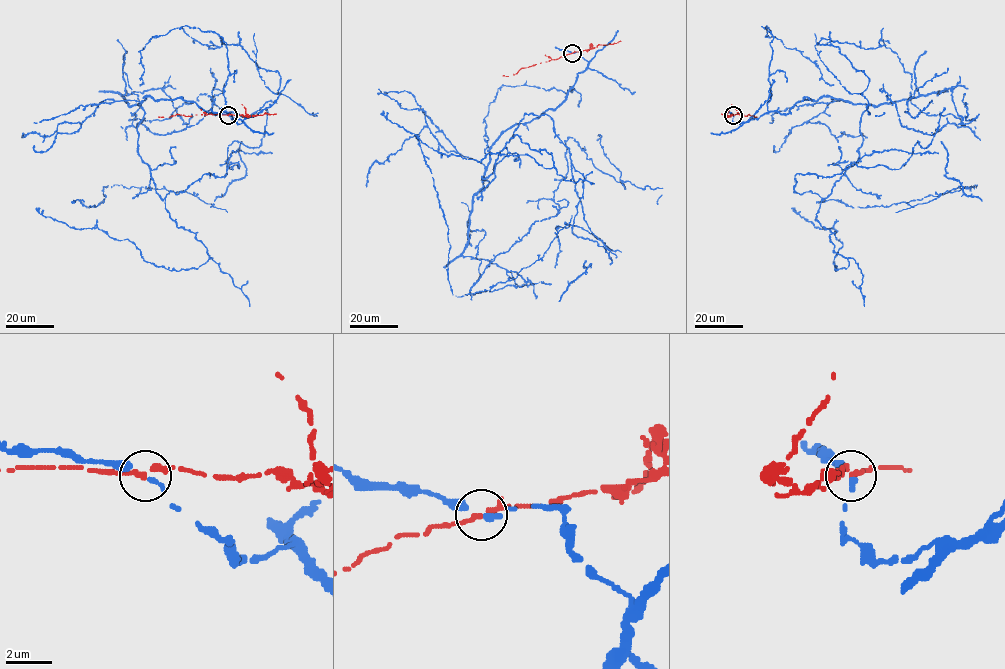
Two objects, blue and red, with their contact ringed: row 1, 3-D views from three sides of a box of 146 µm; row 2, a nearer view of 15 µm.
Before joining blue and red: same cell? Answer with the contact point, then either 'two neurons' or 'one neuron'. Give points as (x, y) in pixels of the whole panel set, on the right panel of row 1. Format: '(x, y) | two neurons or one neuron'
(733, 115) | two neurons

